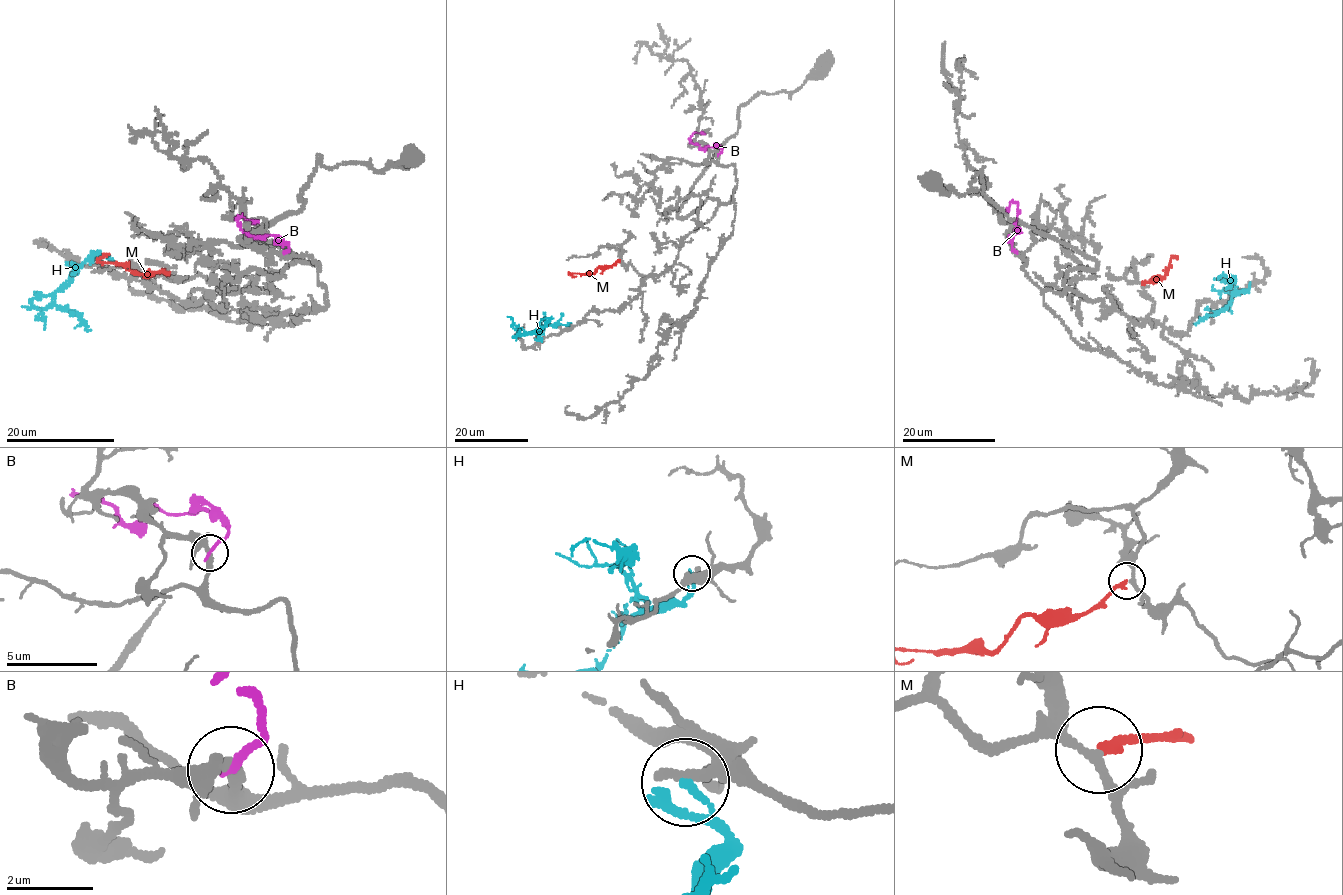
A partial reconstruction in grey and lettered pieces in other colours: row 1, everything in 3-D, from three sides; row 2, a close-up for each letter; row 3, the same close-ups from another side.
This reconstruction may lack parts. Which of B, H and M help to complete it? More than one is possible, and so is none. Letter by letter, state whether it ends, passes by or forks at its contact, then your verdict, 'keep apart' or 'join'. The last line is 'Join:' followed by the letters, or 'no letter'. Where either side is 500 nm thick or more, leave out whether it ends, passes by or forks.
B: it ends there; keep apart
H: it ends there; keep apart
M: it ends there; join
Join: M

